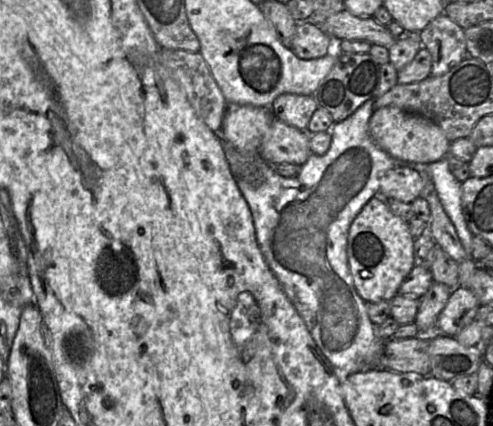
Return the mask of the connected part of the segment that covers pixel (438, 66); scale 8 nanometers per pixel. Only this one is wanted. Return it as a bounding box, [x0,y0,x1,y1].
[419,13,468,77]

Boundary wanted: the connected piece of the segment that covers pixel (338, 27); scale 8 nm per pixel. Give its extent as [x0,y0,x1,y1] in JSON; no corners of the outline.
[317,8,396,49]

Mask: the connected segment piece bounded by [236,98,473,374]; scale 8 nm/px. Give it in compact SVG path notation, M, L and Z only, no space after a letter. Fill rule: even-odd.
M376 98L341 122L334 123L332 141L323 155L311 154L294 177L283 177L260 155L263 182L253 186L236 179L254 222L256 239L270 269L303 318L314 342L341 374L377 369L384 342L376 333L365 301L358 295L347 256L350 226L365 204L379 194L380 177L399 165L412 165L432 179L444 211L471 258L473 234L462 211L462 182L449 169L448 157L432 163L406 163L380 148L369 132Z

